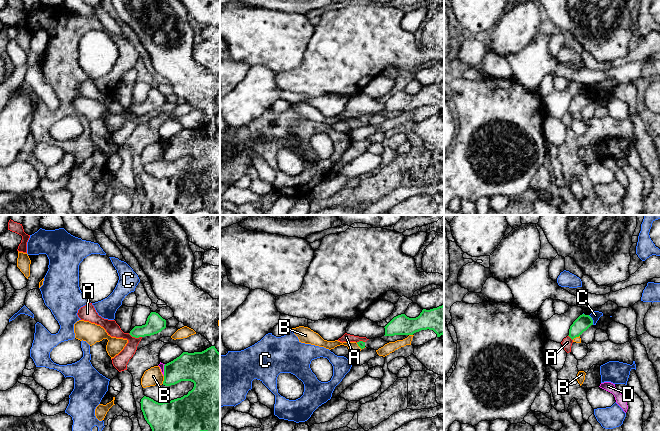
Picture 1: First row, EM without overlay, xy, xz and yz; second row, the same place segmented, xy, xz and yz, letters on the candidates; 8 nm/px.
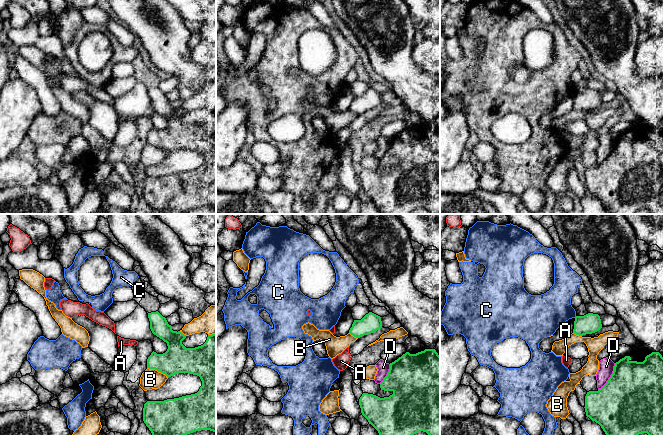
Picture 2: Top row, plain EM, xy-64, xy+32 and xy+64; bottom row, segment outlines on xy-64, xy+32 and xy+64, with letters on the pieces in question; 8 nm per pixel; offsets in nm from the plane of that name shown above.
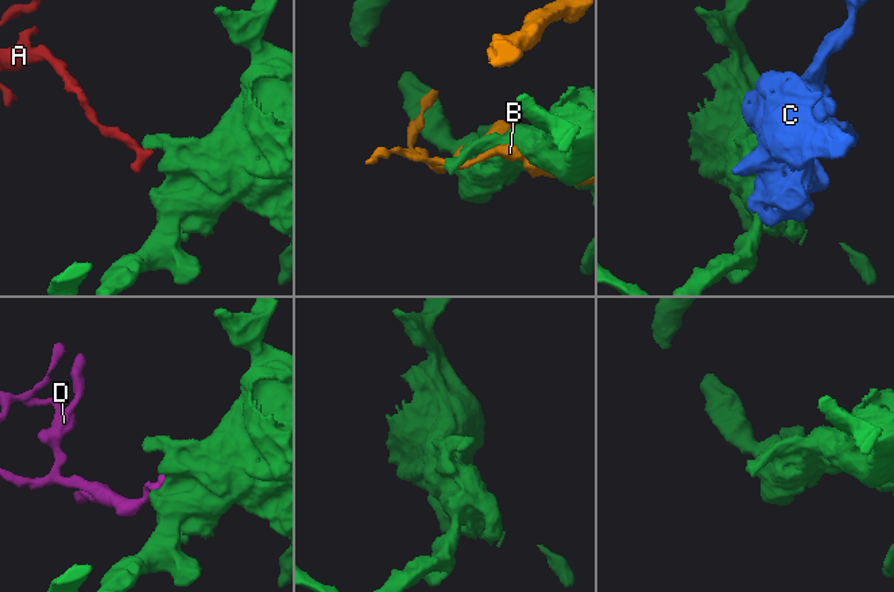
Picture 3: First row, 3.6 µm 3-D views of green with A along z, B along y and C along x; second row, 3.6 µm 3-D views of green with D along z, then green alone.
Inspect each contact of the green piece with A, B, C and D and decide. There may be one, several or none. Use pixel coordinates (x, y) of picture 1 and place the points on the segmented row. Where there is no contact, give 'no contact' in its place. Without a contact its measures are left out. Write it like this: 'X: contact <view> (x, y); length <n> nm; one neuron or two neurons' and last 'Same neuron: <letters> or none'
A: contact xy (135, 337); length 120 nm; two neurons
B: contact xy (164, 380); length 70 nm; two neurons
C: contact yz (592, 320); length 90 nm; two neurons
D: contact xy (164, 370); length 100 nm; two neurons
Same neuron: none

